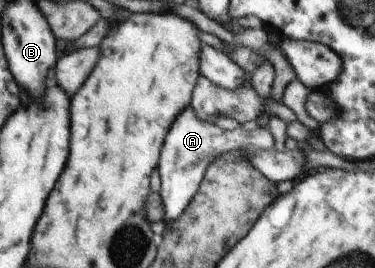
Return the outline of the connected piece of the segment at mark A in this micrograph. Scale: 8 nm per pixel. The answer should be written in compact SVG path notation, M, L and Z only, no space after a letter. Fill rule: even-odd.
M186 106L170 126L166 141L162 145L162 153L160 153L161 188L159 194L165 211L164 223L169 224L178 220L183 214L190 200L196 195L206 168L216 157L238 150L257 152L272 148L274 148L274 137L268 127L258 126L255 130L242 130L238 127L227 131L200 119L192 106Z

